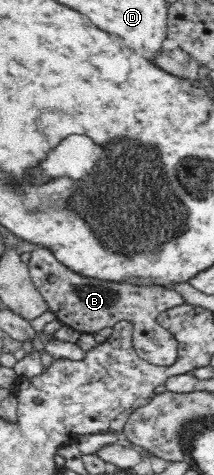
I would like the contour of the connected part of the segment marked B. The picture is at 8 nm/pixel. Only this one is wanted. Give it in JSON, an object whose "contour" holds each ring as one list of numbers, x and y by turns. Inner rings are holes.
{"contour":[[44,246,31,253,28,270,49,309,63,325,80,333,93,333,101,328,111,328,115,323,129,321,134,349,144,361,158,367,168,367,178,359,177,339,158,323,158,316,169,308,185,303,186,299,181,293,159,284,113,282,81,276,57,261,53,252]]}

